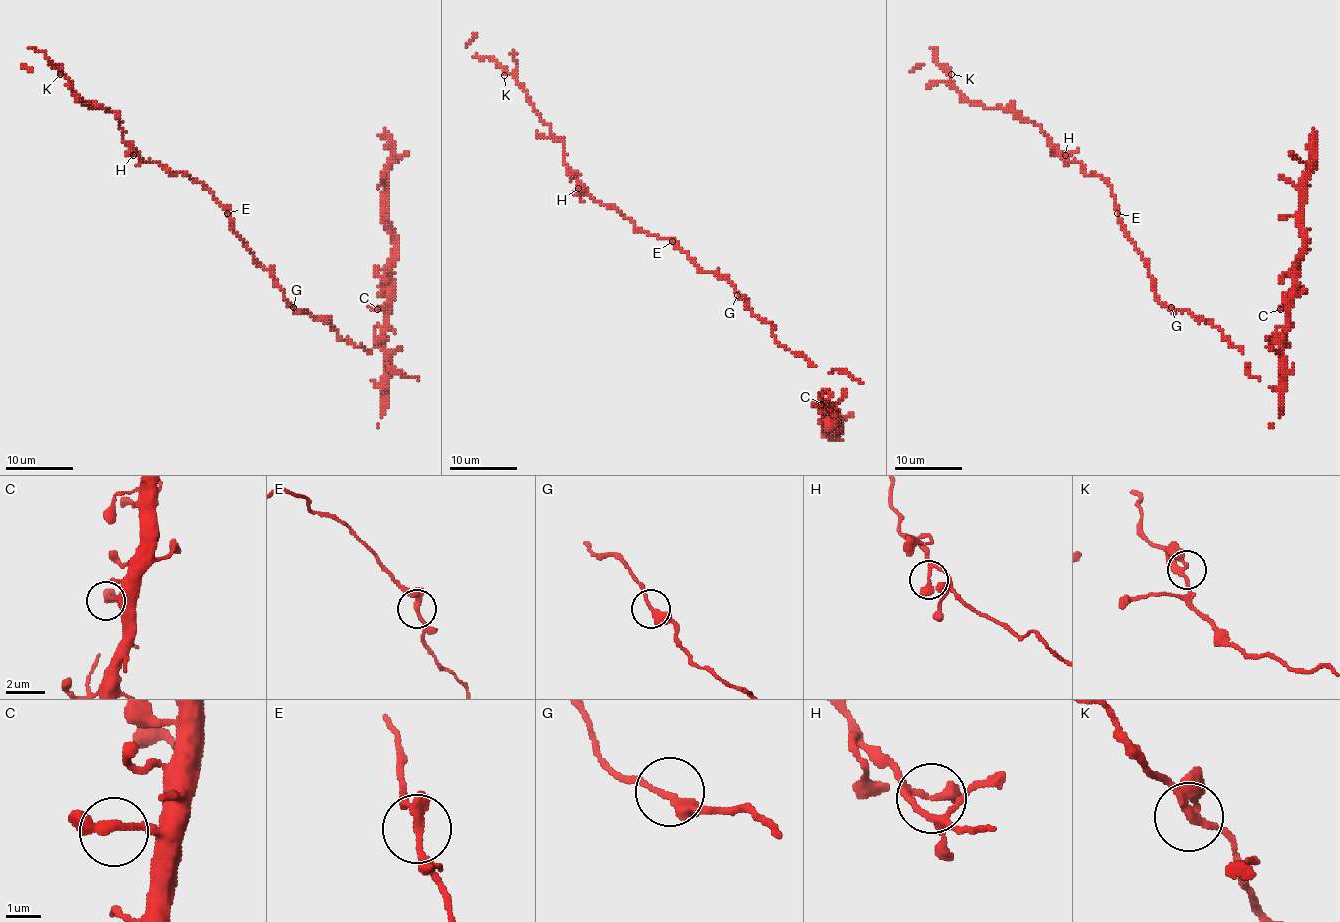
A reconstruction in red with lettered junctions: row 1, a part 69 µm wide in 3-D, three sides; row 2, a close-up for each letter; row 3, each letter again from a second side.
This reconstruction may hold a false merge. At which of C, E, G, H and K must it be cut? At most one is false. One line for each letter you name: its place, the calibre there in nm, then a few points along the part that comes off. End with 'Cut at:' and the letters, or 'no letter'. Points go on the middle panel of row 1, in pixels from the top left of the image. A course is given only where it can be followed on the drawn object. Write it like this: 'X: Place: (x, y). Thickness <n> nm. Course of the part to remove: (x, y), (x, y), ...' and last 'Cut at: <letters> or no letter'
Cut at: no letter

